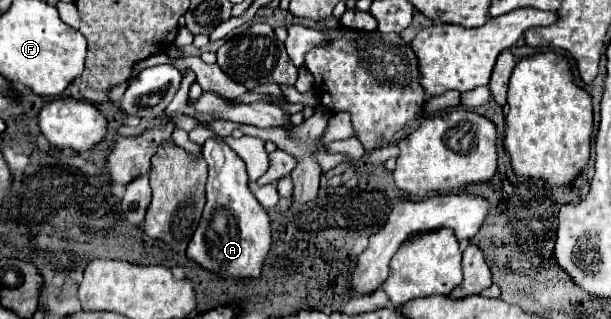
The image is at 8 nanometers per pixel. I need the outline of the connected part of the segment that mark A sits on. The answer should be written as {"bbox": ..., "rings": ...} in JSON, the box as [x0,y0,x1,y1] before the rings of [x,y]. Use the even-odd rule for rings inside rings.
{"bbox":[187,138,271,278],"rings":[[[209,138],[203,144],[203,158],[209,166],[207,202],[201,222],[187,246],[187,258],[221,278],[259,278],[271,250],[271,228],[265,208],[249,190],[245,162],[219,138]]]}

